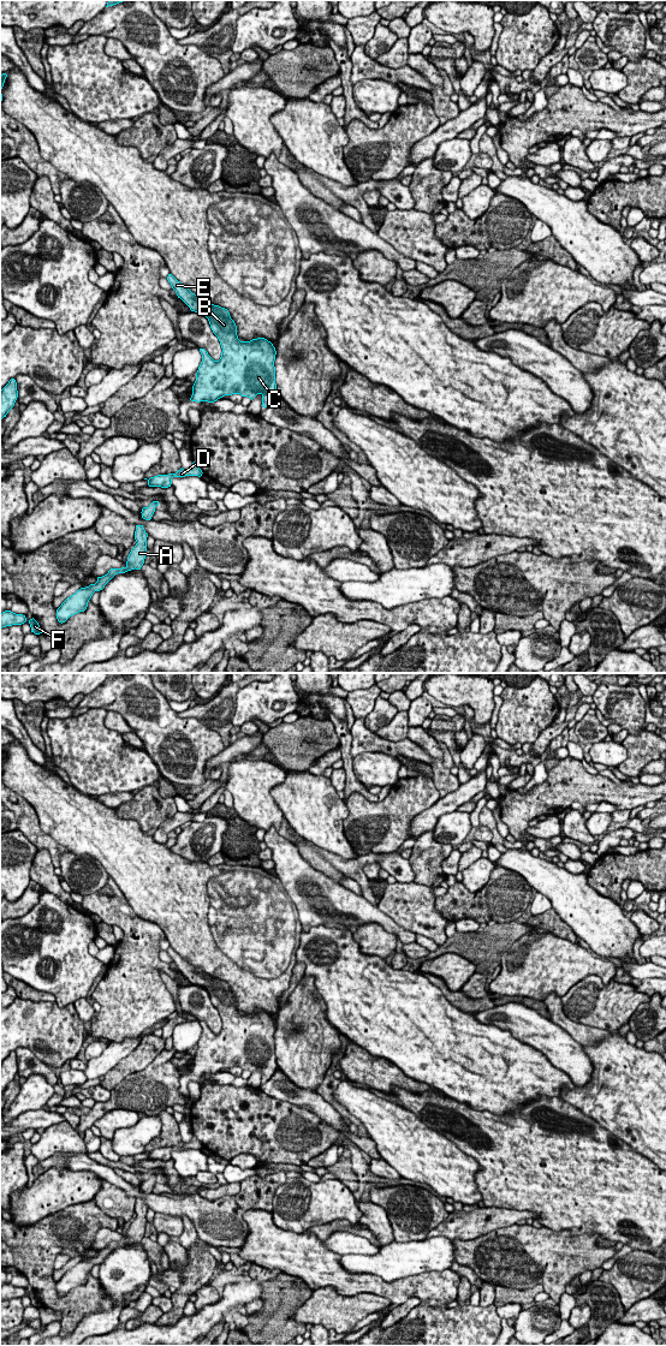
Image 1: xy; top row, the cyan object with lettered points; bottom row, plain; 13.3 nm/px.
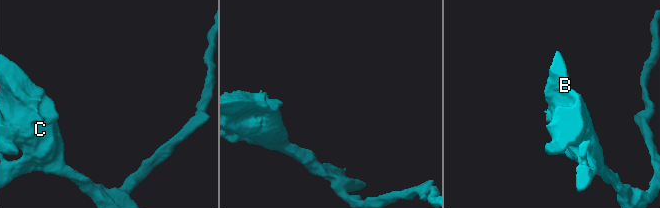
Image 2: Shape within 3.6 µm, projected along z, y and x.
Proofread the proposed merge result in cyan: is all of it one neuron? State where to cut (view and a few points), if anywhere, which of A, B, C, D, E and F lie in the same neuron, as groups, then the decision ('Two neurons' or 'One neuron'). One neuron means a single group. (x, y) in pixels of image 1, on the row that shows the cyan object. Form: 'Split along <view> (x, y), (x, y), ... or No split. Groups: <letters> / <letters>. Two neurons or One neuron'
No split. Groups: A B C D E F. One neuron

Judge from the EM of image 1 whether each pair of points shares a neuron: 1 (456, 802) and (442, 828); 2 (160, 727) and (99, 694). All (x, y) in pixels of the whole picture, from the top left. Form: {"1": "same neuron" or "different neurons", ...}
{"1": "different neurons", "2": "same neuron"}

